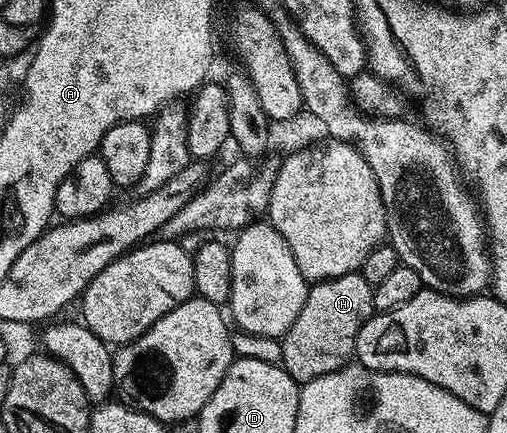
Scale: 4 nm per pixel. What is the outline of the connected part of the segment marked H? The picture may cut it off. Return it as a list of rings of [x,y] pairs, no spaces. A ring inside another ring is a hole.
[[[361,273],[342,275],[336,279],[321,279],[307,288],[305,305],[297,313],[297,321],[281,337],[283,357],[281,366],[302,385],[325,373],[348,366],[355,355],[355,336],[366,319],[376,314],[371,296],[373,288]]]

